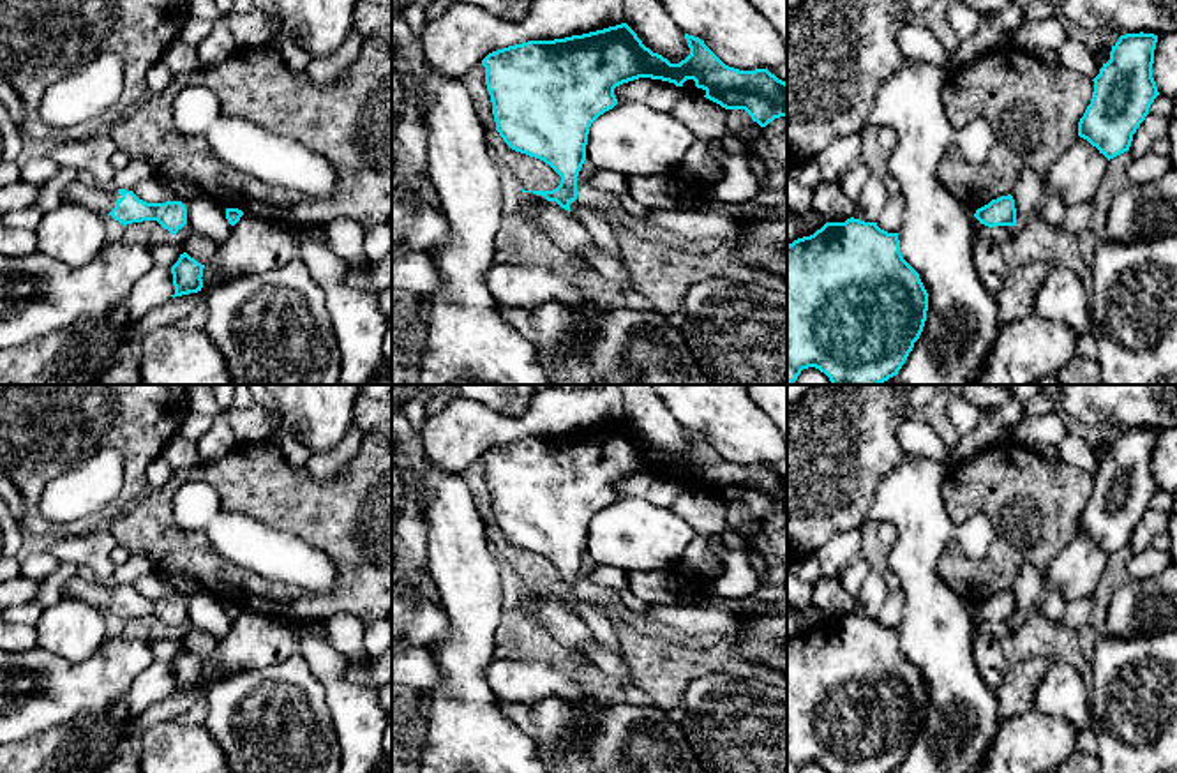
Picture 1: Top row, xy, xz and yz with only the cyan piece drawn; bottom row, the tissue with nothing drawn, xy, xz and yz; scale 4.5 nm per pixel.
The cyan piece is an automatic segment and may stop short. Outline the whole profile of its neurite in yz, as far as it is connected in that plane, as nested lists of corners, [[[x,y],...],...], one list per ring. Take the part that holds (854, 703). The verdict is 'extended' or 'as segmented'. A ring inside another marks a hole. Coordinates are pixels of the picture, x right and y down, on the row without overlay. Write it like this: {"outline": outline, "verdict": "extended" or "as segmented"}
{"outline": [[[847,614],[845,618],[826,618],[810,632],[787,641],[787,773],[798,773],[803,764],[815,762],[828,773],[893,773],[905,759],[914,738],[919,734],[928,706],[928,688],[919,669],[903,655],[898,628],[888,628],[877,618]]], "verdict": "as segmented"}

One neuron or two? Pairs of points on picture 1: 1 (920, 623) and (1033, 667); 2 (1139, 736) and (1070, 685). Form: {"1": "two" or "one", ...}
{"1": "two", "2": "two"}

